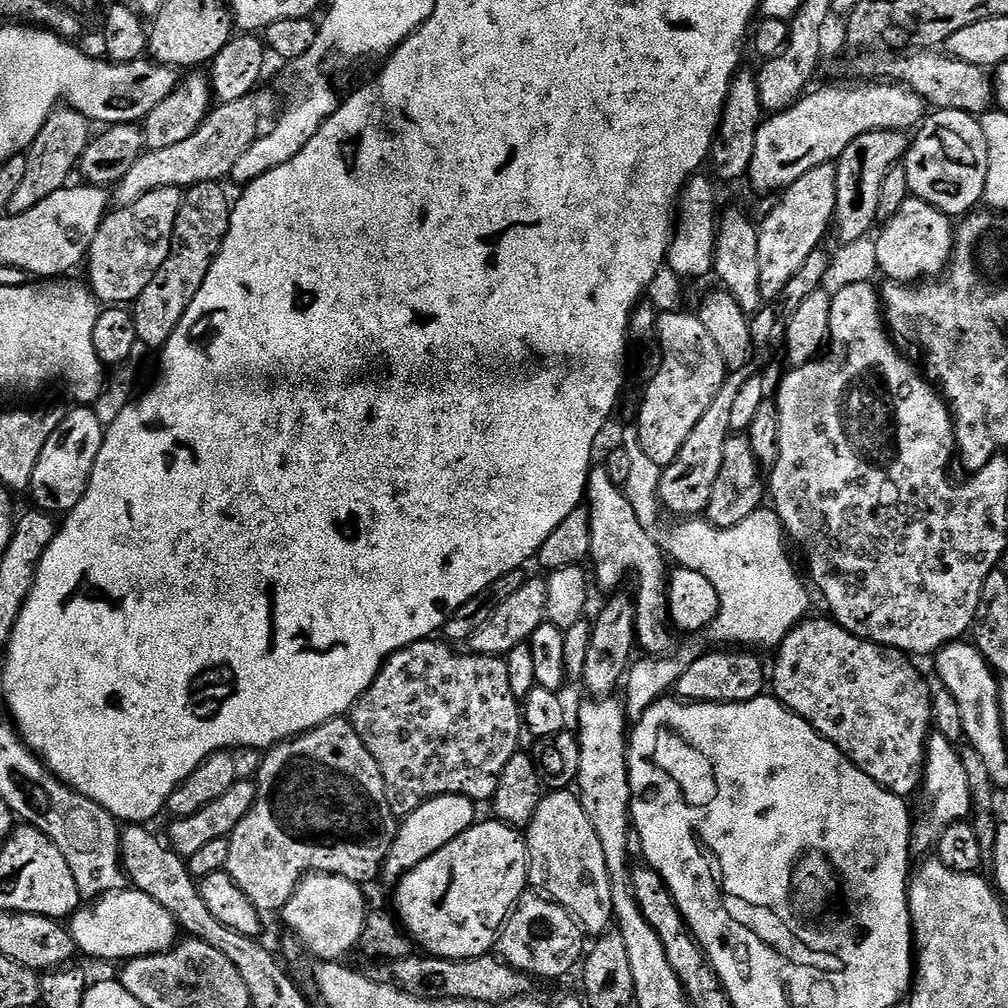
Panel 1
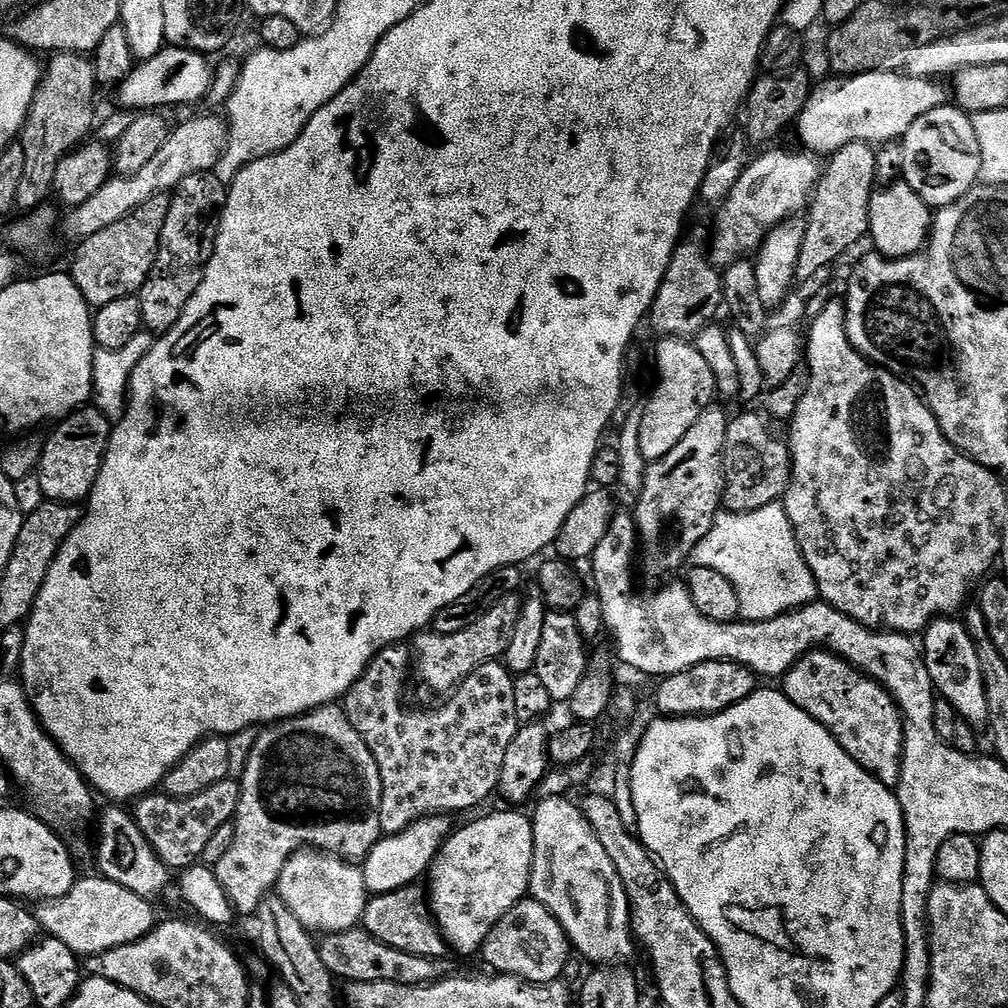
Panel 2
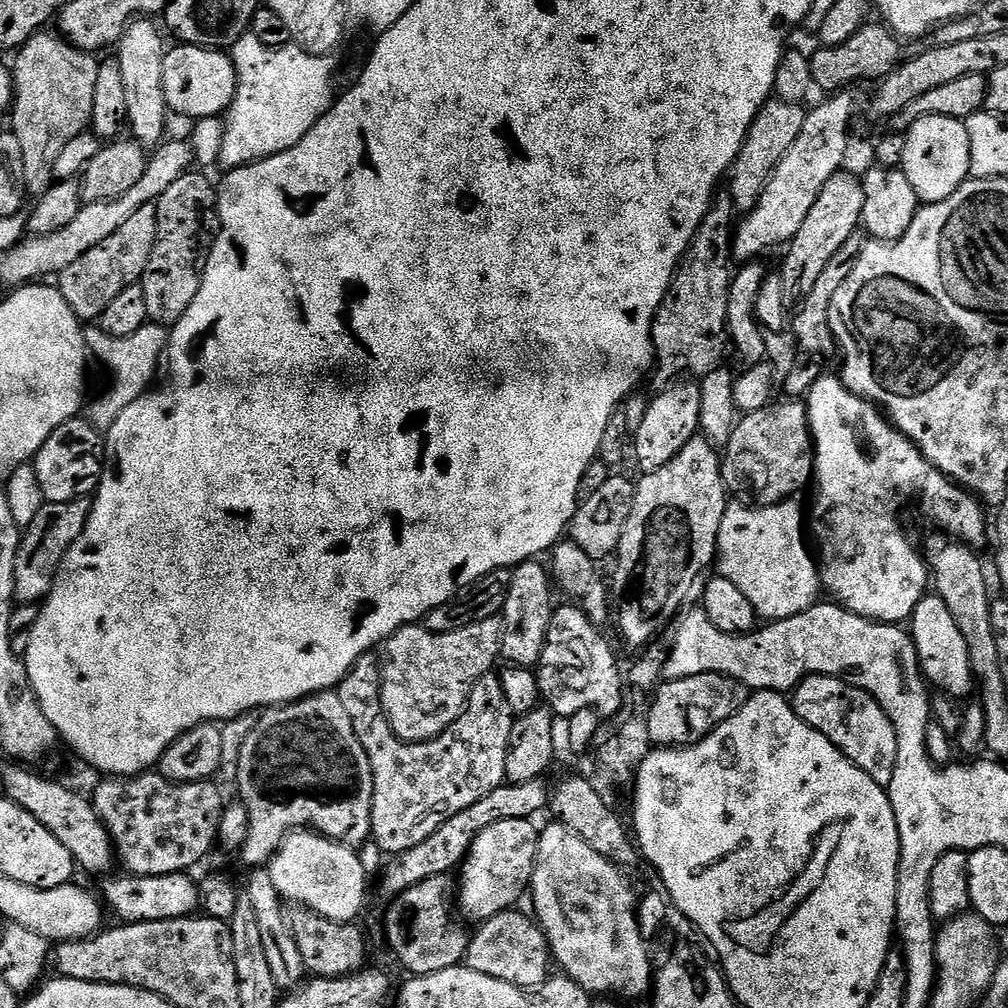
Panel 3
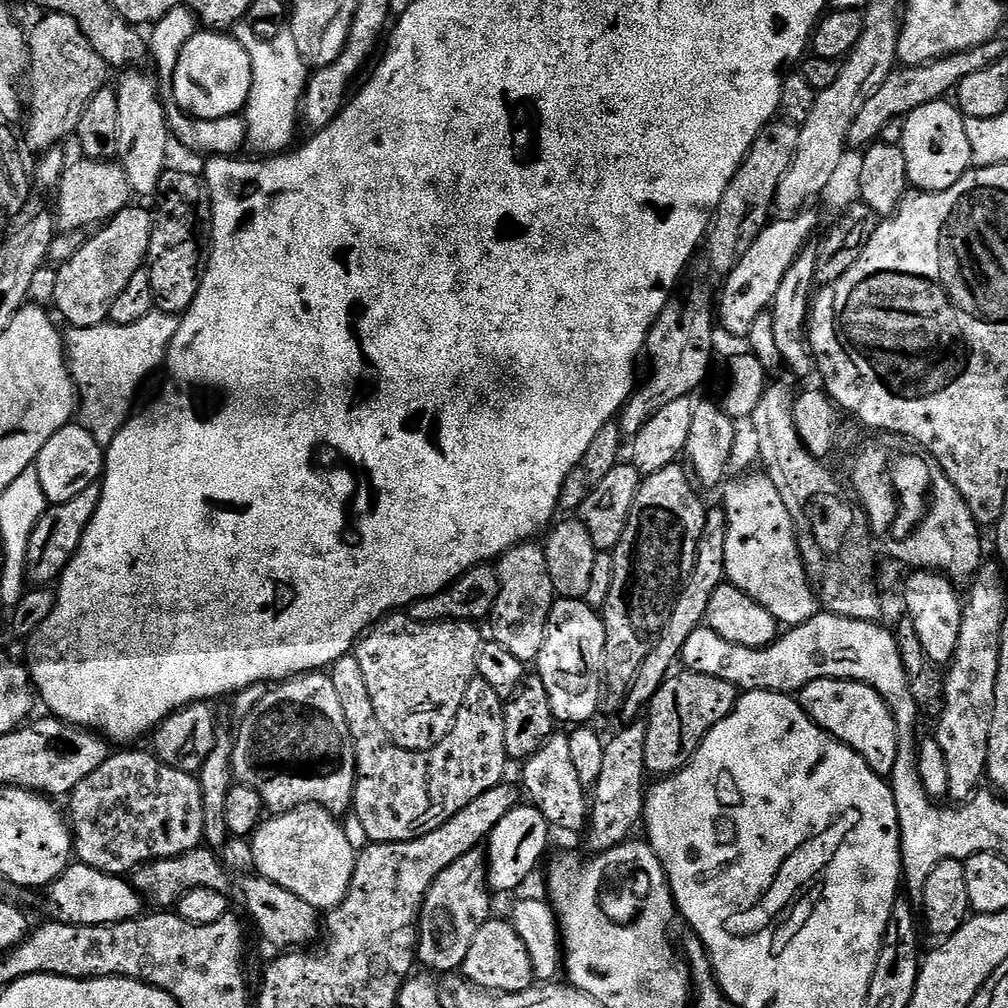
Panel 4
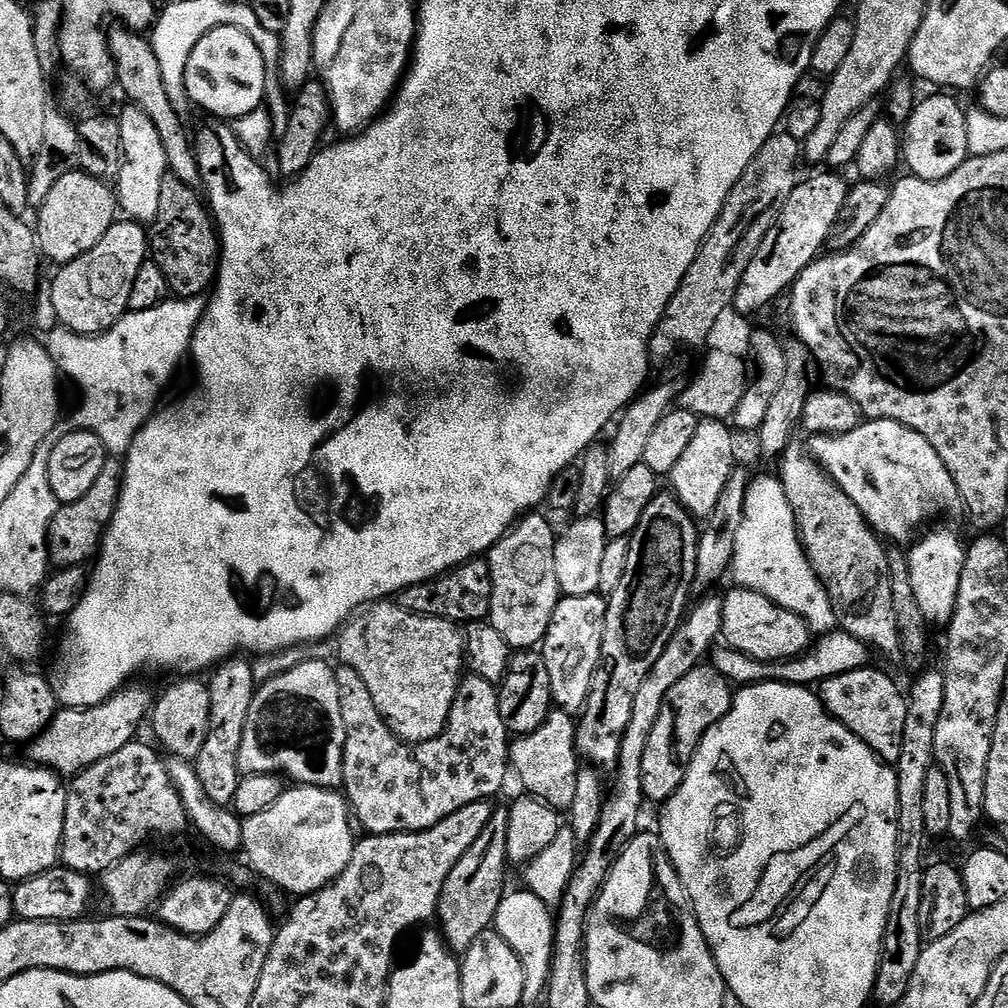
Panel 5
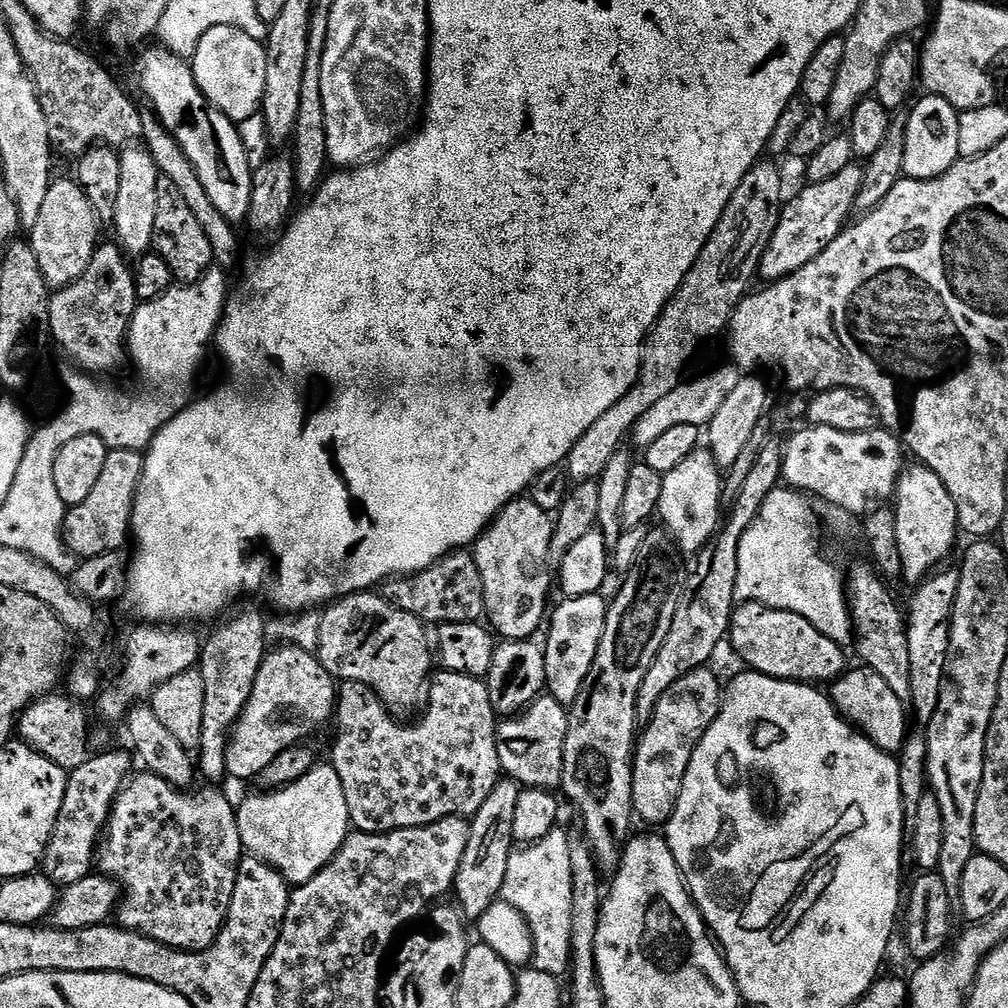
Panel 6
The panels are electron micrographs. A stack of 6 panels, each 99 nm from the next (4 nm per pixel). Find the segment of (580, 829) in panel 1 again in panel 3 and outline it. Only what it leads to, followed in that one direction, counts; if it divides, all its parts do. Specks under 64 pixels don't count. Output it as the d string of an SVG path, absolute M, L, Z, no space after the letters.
M559 822L551 823L539 829L540 841L536 847L530 897L536 907L535 919L548 940L553 961L564 967L561 968L563 975L581 984L589 994L611 994L616 998L625 996L628 1000L647 997L652 986L652 958L640 932L638 896L632 893L624 877L627 875L598 850L590 850L590 846L586 846L574 830Z

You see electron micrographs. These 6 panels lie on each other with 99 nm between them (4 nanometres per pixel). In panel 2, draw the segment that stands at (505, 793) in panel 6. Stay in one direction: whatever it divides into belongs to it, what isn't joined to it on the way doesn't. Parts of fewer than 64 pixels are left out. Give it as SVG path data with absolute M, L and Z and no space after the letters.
M407 884L405 888L390 894L372 896L364 911L362 926L374 938L378 938L378 942L386 942L386 946L394 946L394 950L406 950L406 954L438 960L447 957L450 949L439 926L429 916L430 904L425 889L416 884Z

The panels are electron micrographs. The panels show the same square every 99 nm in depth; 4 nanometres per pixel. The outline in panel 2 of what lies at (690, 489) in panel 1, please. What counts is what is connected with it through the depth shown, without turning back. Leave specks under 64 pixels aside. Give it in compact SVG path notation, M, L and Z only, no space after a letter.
M716 407L704 408L694 426L686 430L682 442L678 442L670 454L647 465L644 483L635 497L634 519L638 548L642 553L638 564L652 580L660 580L678 571L684 563L687 565L692 551L702 538L706 538L713 520L721 511L724 443L730 416Z

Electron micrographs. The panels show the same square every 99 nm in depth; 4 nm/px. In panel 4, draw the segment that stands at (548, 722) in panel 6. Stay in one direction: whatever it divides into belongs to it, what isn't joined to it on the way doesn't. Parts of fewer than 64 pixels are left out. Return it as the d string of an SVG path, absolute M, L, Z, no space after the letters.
M554 734L529 760L523 761L523 791L530 799L531 807L538 809L542 818L553 829L565 828L568 832L583 833L590 821L590 792L584 787L578 770L574 770L574 761L570 755L570 742L567 735Z

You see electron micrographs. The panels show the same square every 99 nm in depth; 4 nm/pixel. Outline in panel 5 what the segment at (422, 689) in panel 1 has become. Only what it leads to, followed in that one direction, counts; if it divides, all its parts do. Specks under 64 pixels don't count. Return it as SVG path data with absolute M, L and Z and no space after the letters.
M343 666L335 669L338 682L338 706L342 706L342 726L346 726L344 747L343 795L346 797L355 823L373 836L389 836L392 832L421 832L438 826L442 818L450 818L462 806L470 806L479 800L491 801L492 795L510 776L510 734L502 722L500 693L497 685L486 682L486 678L465 675L454 698L448 724L438 738L421 744L405 744L396 739L386 726L382 714L366 690L366 682L354 674L354 670Z

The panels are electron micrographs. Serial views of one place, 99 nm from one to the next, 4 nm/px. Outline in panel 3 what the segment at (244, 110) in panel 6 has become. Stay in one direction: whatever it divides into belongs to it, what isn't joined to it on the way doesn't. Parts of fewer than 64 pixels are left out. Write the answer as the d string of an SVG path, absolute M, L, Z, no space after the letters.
M180 44L176 48L169 47L164 57L162 70L162 90L169 109L180 116L189 116L192 122L219 117L232 107L232 99L236 93L236 65L227 51L214 48L199 48L193 44Z

